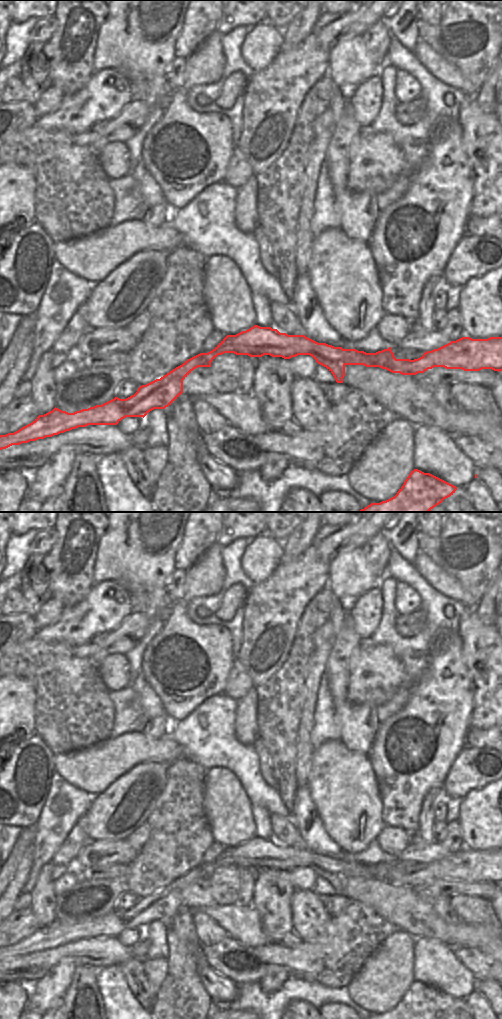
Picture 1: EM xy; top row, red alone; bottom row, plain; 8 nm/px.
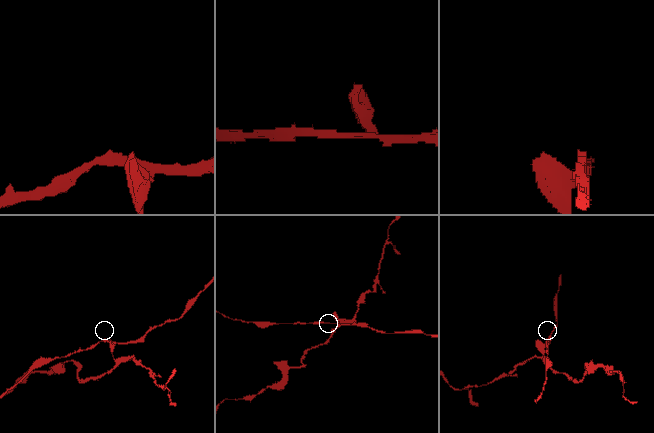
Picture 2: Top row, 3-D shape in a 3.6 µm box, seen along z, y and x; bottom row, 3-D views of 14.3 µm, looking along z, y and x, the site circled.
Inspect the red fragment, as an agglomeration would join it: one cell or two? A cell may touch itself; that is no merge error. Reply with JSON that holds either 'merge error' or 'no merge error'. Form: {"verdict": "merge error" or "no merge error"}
{"verdict": "merge error"}

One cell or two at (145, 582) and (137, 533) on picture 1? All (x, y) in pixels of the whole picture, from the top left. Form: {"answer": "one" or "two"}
{"answer": "one"}

